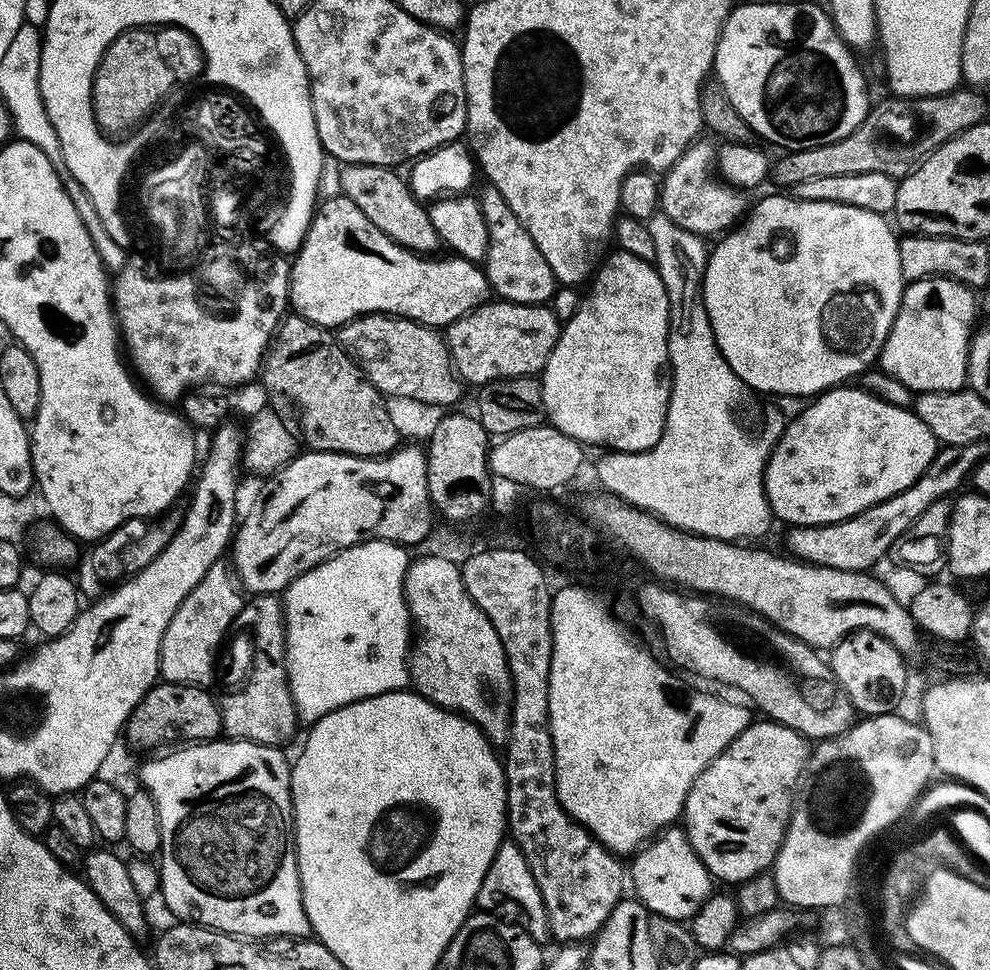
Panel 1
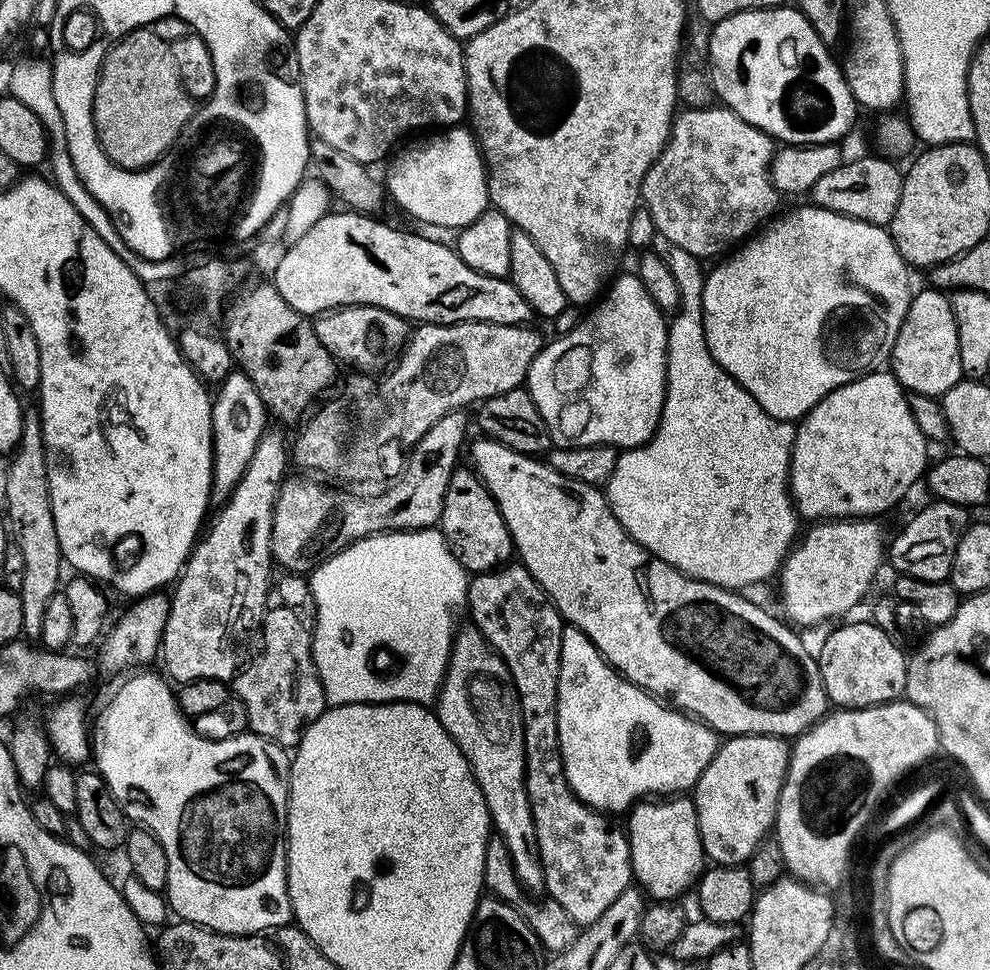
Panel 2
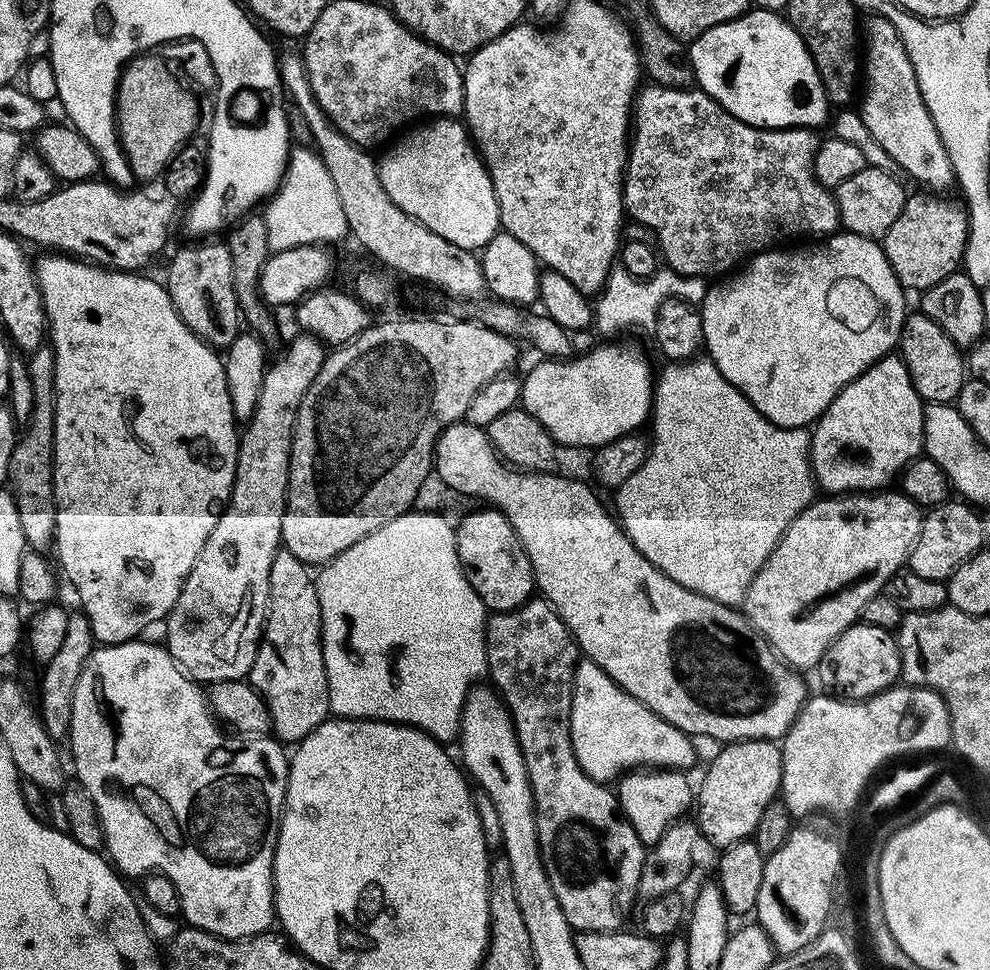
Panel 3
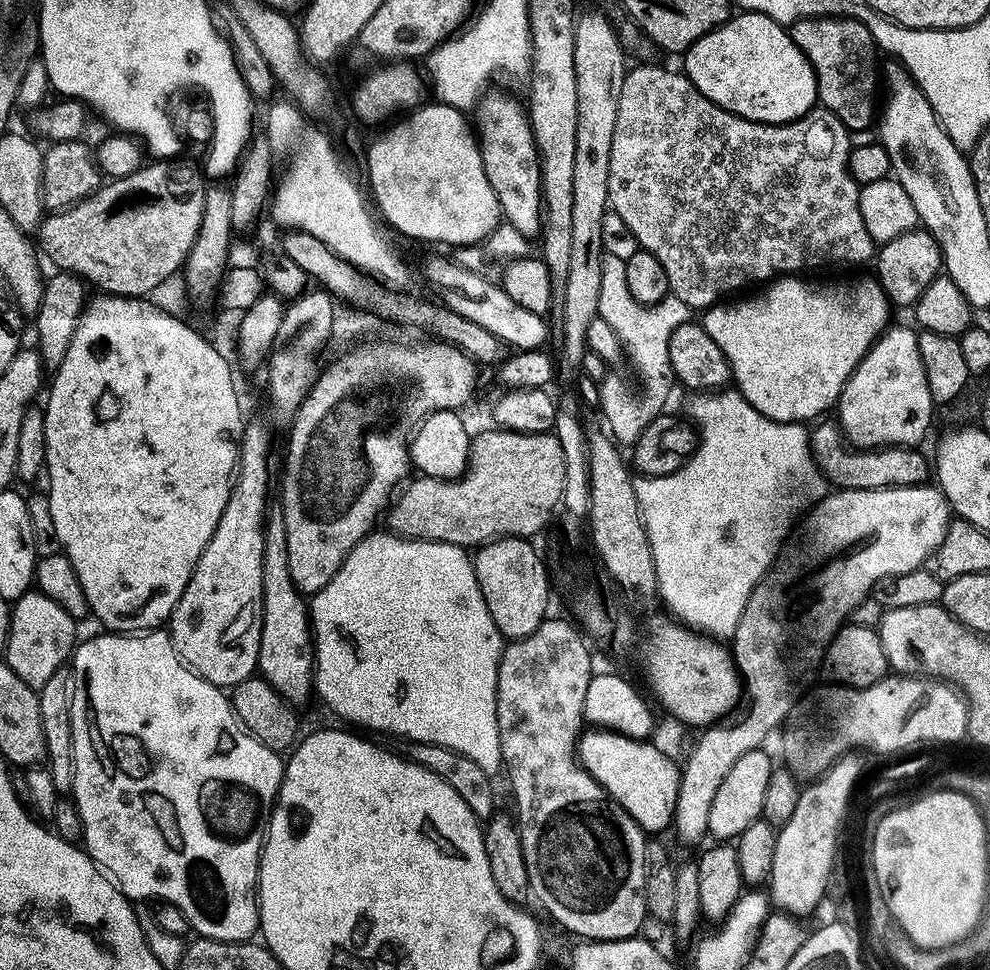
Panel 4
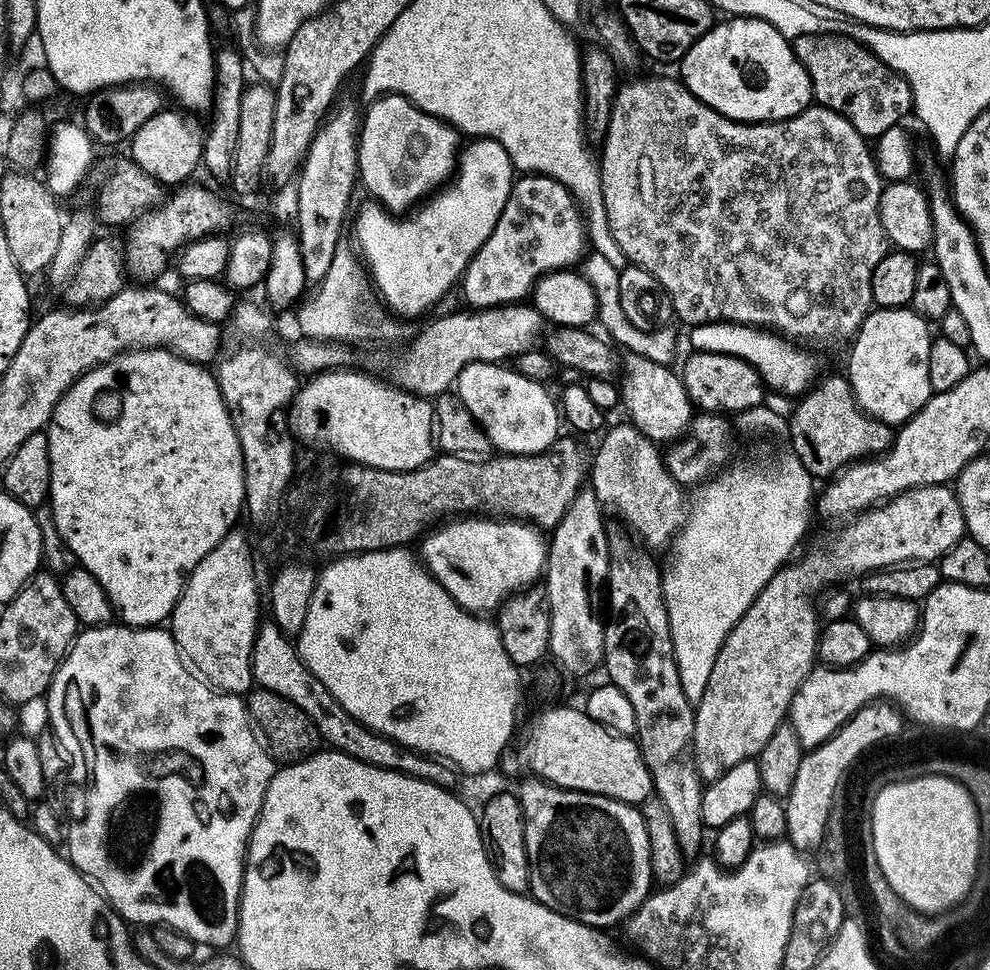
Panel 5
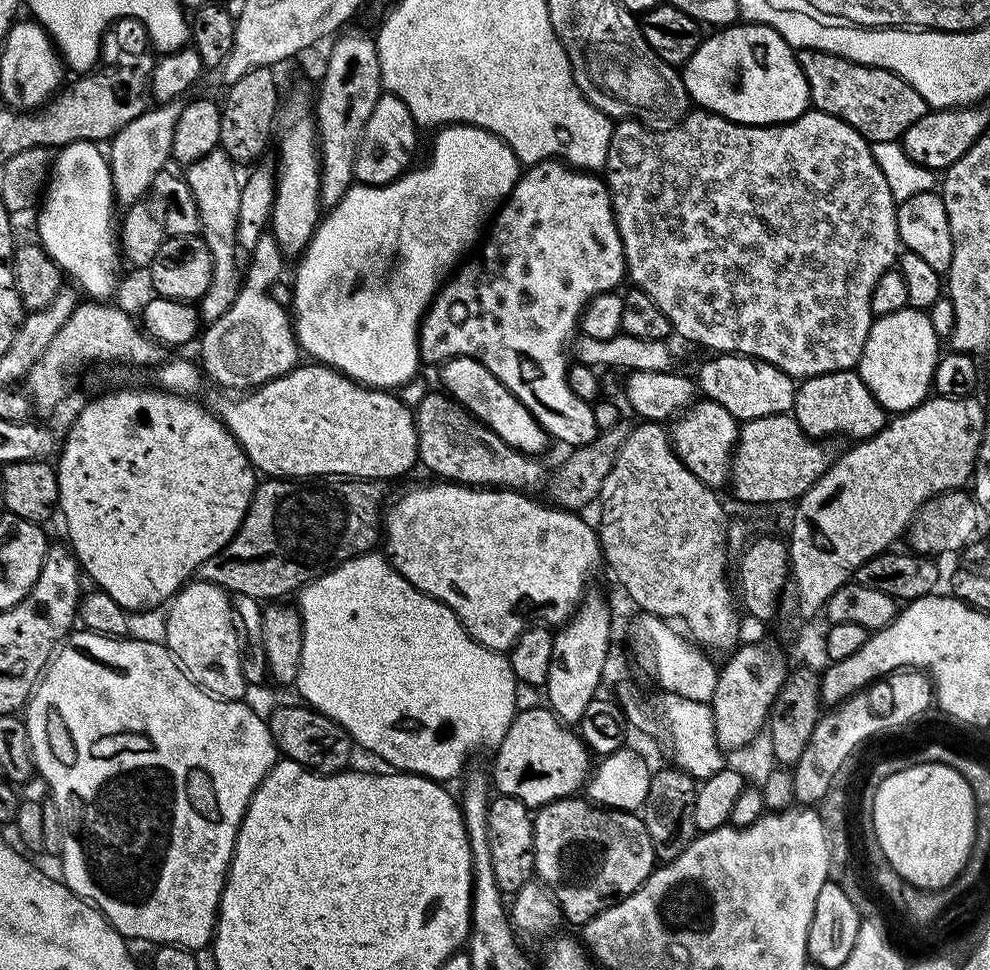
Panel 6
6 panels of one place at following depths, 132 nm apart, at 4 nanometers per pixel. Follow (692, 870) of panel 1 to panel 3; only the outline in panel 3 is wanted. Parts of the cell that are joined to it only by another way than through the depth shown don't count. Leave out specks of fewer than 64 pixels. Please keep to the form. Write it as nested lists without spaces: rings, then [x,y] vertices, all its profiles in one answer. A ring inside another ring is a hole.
[[[632,770],[619,777],[620,809],[646,846],[657,844],[671,824],[689,815],[688,807],[694,804],[694,784],[684,776],[680,770]]]

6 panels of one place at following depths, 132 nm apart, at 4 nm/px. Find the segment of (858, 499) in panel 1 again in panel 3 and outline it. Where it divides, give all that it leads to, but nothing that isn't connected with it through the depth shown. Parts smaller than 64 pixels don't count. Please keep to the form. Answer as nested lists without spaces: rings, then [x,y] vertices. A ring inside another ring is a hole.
[[[899,355],[883,356],[836,395],[811,429],[810,459],[817,485],[828,494],[872,494],[887,489],[921,455],[925,407]]]

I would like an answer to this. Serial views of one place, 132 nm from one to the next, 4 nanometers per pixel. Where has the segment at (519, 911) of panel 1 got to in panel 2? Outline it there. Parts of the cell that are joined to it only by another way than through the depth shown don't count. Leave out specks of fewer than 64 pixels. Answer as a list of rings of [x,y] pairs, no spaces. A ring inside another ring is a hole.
[[[495,834],[489,835],[488,845],[486,846],[486,858],[484,859],[484,888],[487,889],[495,899],[506,902],[511,908],[520,911],[524,921],[531,926],[536,935],[537,941],[544,947],[545,953],[555,954],[564,952],[575,942],[578,935],[578,925],[554,902],[551,898],[544,898],[541,904],[535,904],[532,899],[526,895],[526,890],[518,882],[514,874],[514,866],[510,858],[510,850],[506,850],[506,842],[500,836]]]

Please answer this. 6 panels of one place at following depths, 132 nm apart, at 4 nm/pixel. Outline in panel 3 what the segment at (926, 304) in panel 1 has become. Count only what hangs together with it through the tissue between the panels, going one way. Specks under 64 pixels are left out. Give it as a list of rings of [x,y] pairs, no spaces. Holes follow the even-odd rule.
[[[913,311],[904,321],[904,329],[900,332],[898,355],[908,367],[914,390],[920,399],[928,404],[950,404],[955,401],[957,394],[962,390],[966,379],[966,360],[962,350],[934,322],[934,318],[925,316],[923,312]]]

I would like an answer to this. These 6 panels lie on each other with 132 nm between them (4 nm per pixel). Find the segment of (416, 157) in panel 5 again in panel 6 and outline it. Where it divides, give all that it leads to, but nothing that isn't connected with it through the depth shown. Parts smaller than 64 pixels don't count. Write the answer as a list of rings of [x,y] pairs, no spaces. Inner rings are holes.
[[[382,94],[378,98],[378,106],[374,106],[374,114],[370,114],[370,122],[366,122],[366,130],[362,130],[354,162],[355,179],[360,184],[379,186],[390,184],[403,176],[413,163],[411,160],[416,152],[416,132],[418,125],[412,117],[411,107],[401,97]]]

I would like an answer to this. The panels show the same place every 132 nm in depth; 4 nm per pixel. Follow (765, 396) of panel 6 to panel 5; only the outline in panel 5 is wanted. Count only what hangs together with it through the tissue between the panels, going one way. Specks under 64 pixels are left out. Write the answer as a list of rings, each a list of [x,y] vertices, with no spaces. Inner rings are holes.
[[[693,351],[691,355],[678,375],[686,386],[686,394],[700,412],[739,414],[765,403],[766,385],[750,362],[730,354]]]

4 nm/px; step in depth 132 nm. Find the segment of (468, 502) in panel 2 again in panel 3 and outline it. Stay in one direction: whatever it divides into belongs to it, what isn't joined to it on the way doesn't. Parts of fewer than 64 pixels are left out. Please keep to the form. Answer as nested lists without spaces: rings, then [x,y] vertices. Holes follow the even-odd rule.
[[[480,507],[484,508],[466,513],[455,525],[458,562],[489,613],[512,612],[533,599],[536,575],[514,526],[497,508]]]

